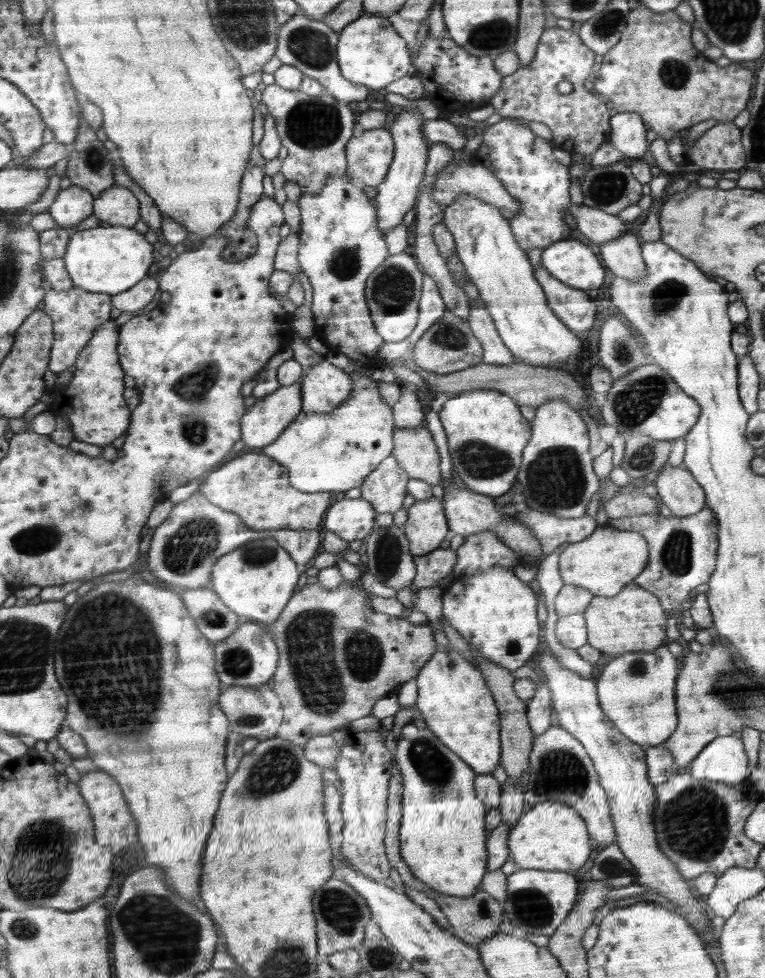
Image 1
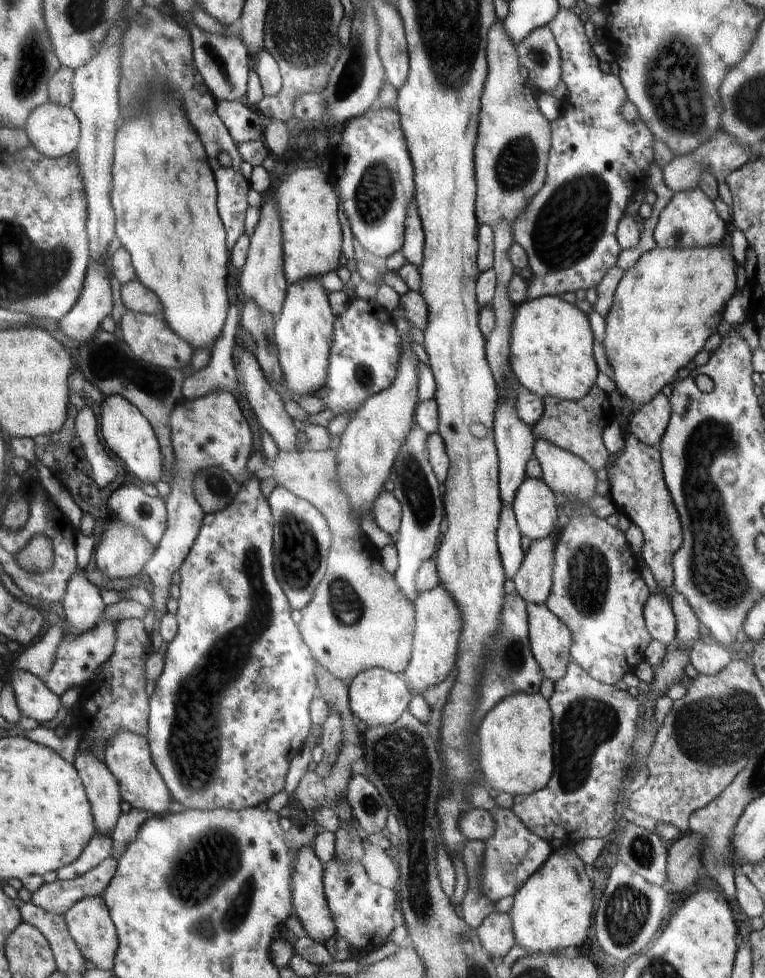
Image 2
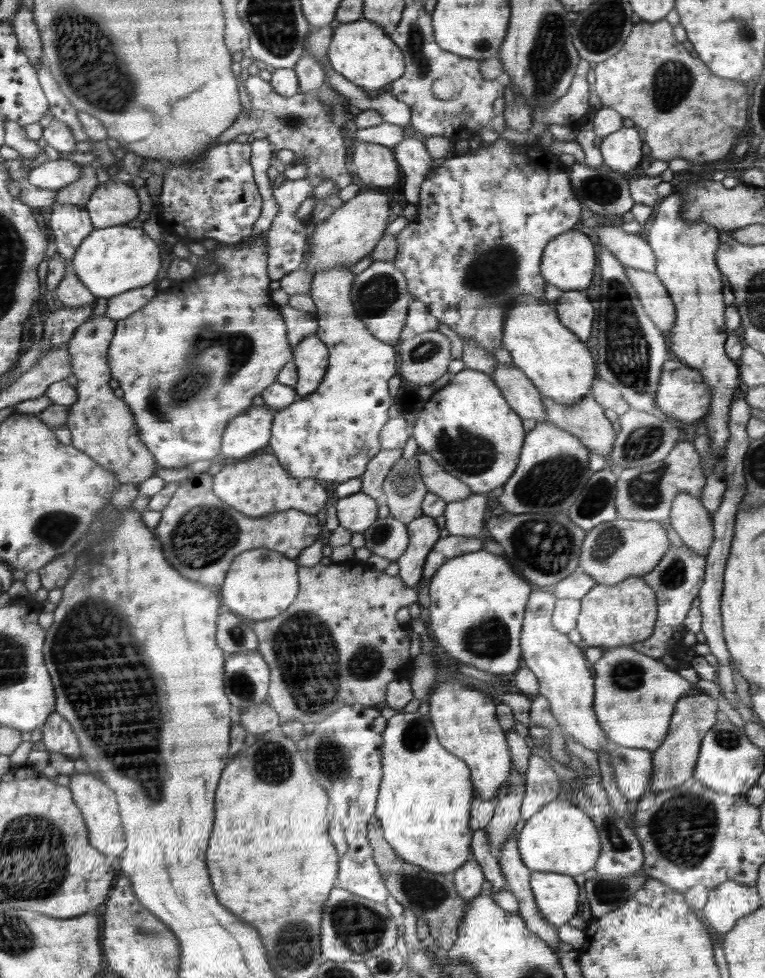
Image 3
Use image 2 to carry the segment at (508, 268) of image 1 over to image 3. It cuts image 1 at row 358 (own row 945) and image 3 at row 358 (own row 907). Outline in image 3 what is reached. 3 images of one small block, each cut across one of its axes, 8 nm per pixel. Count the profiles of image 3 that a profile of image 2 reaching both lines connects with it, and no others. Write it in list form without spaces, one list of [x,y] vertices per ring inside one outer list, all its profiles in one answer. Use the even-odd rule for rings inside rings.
[[[520,296],[515,300],[506,316],[503,348],[512,355],[514,367],[522,370],[543,396],[564,406],[572,406],[586,398],[584,394],[591,391],[592,380],[598,378],[598,366],[594,366],[594,358],[588,348],[562,323],[546,299]]]

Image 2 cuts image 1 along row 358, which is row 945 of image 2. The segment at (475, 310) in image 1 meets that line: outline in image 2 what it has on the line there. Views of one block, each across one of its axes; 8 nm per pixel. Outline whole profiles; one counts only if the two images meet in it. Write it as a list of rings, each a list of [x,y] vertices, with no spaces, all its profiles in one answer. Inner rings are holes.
[[[492,913],[476,931],[492,958],[504,958],[516,943],[508,913]]]

